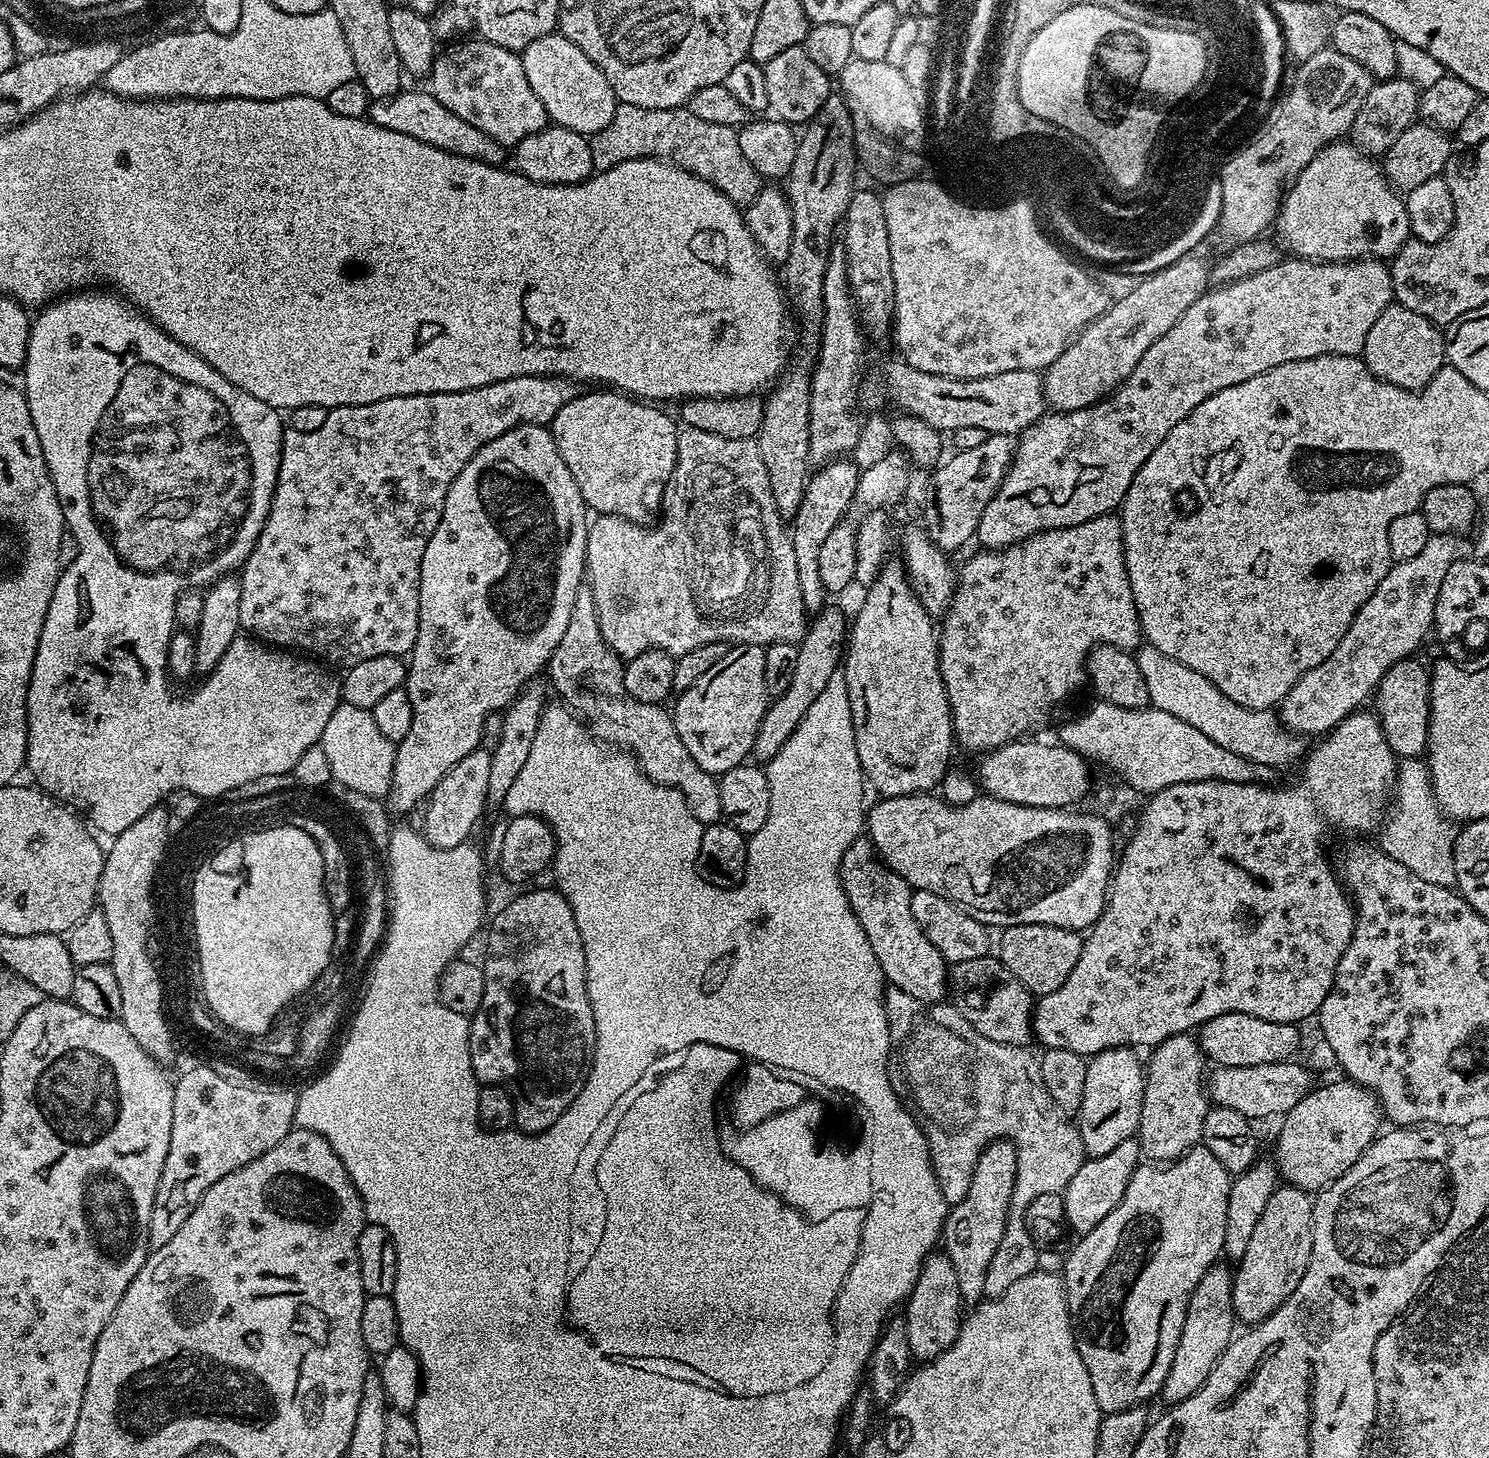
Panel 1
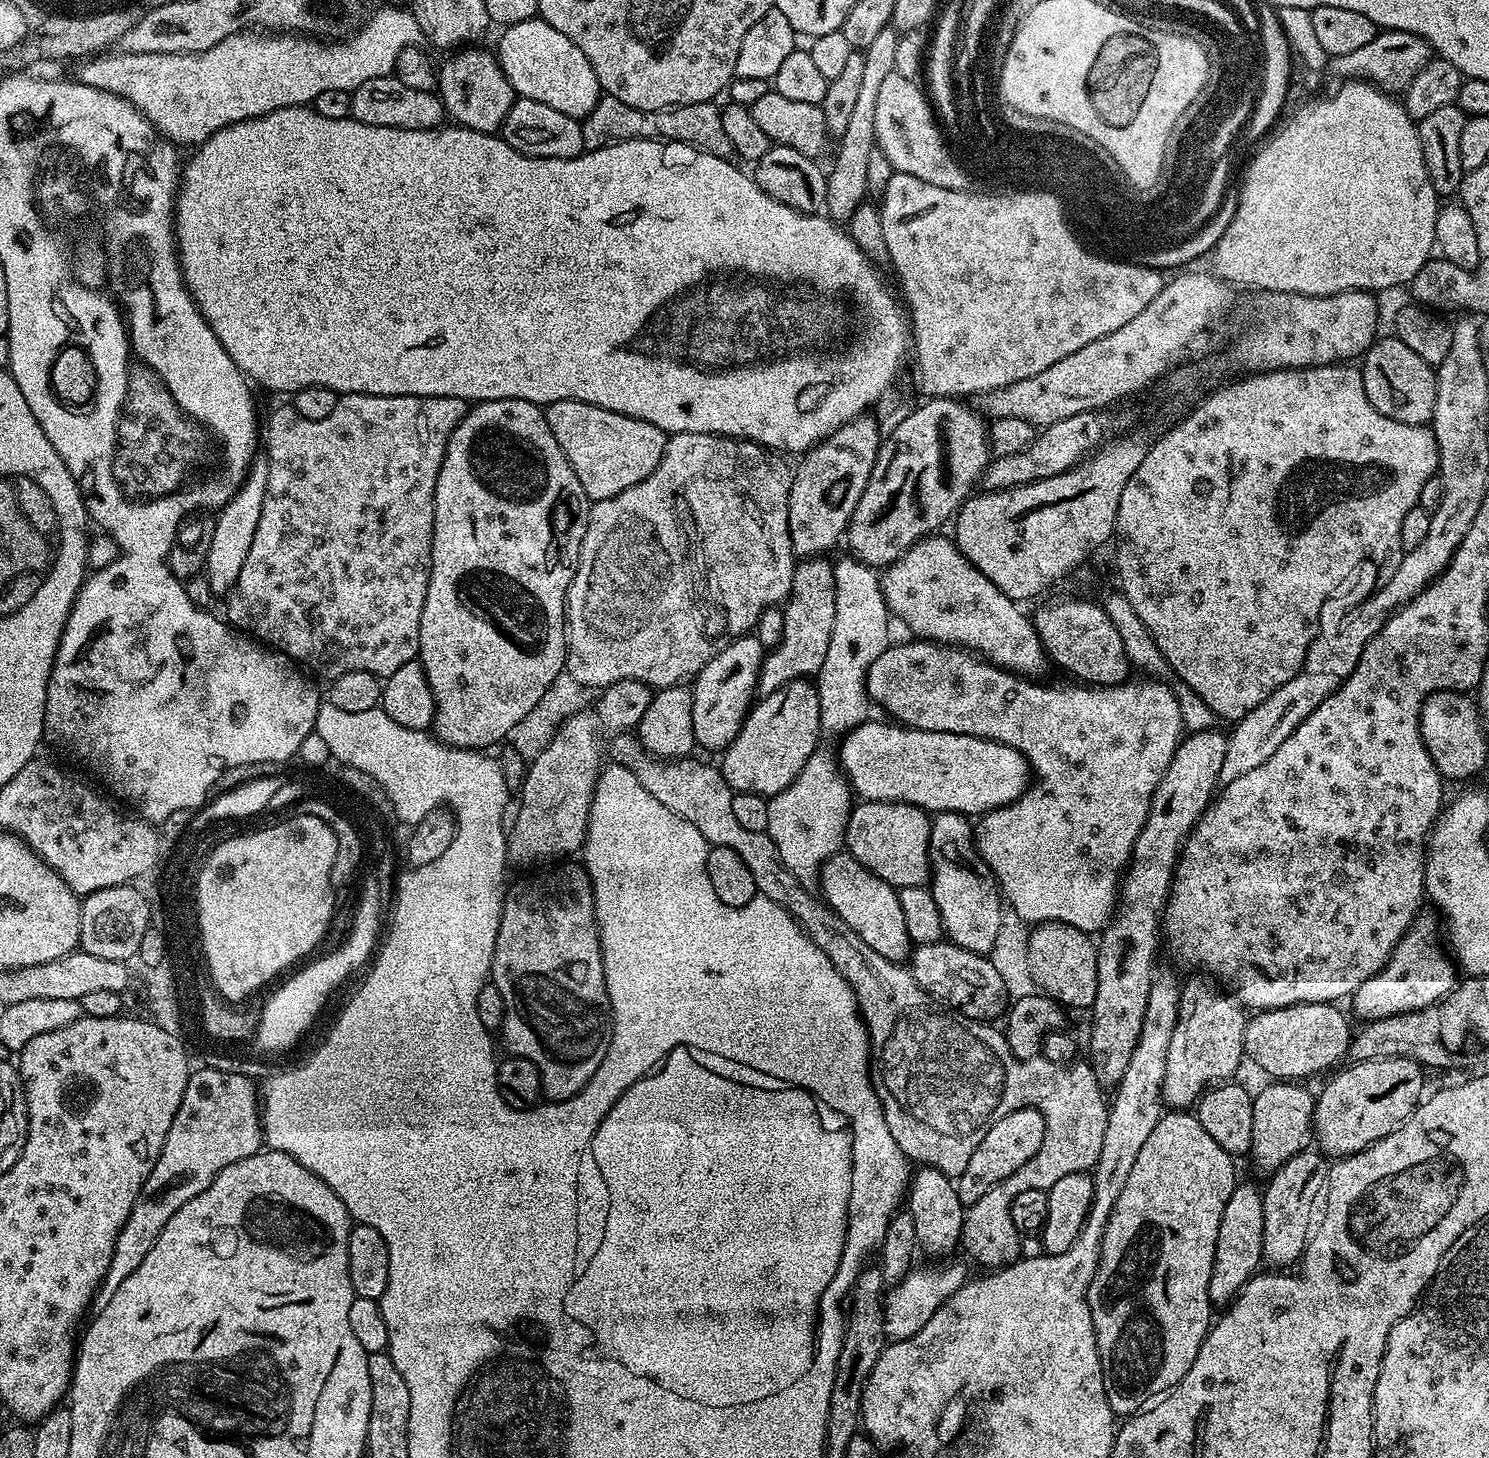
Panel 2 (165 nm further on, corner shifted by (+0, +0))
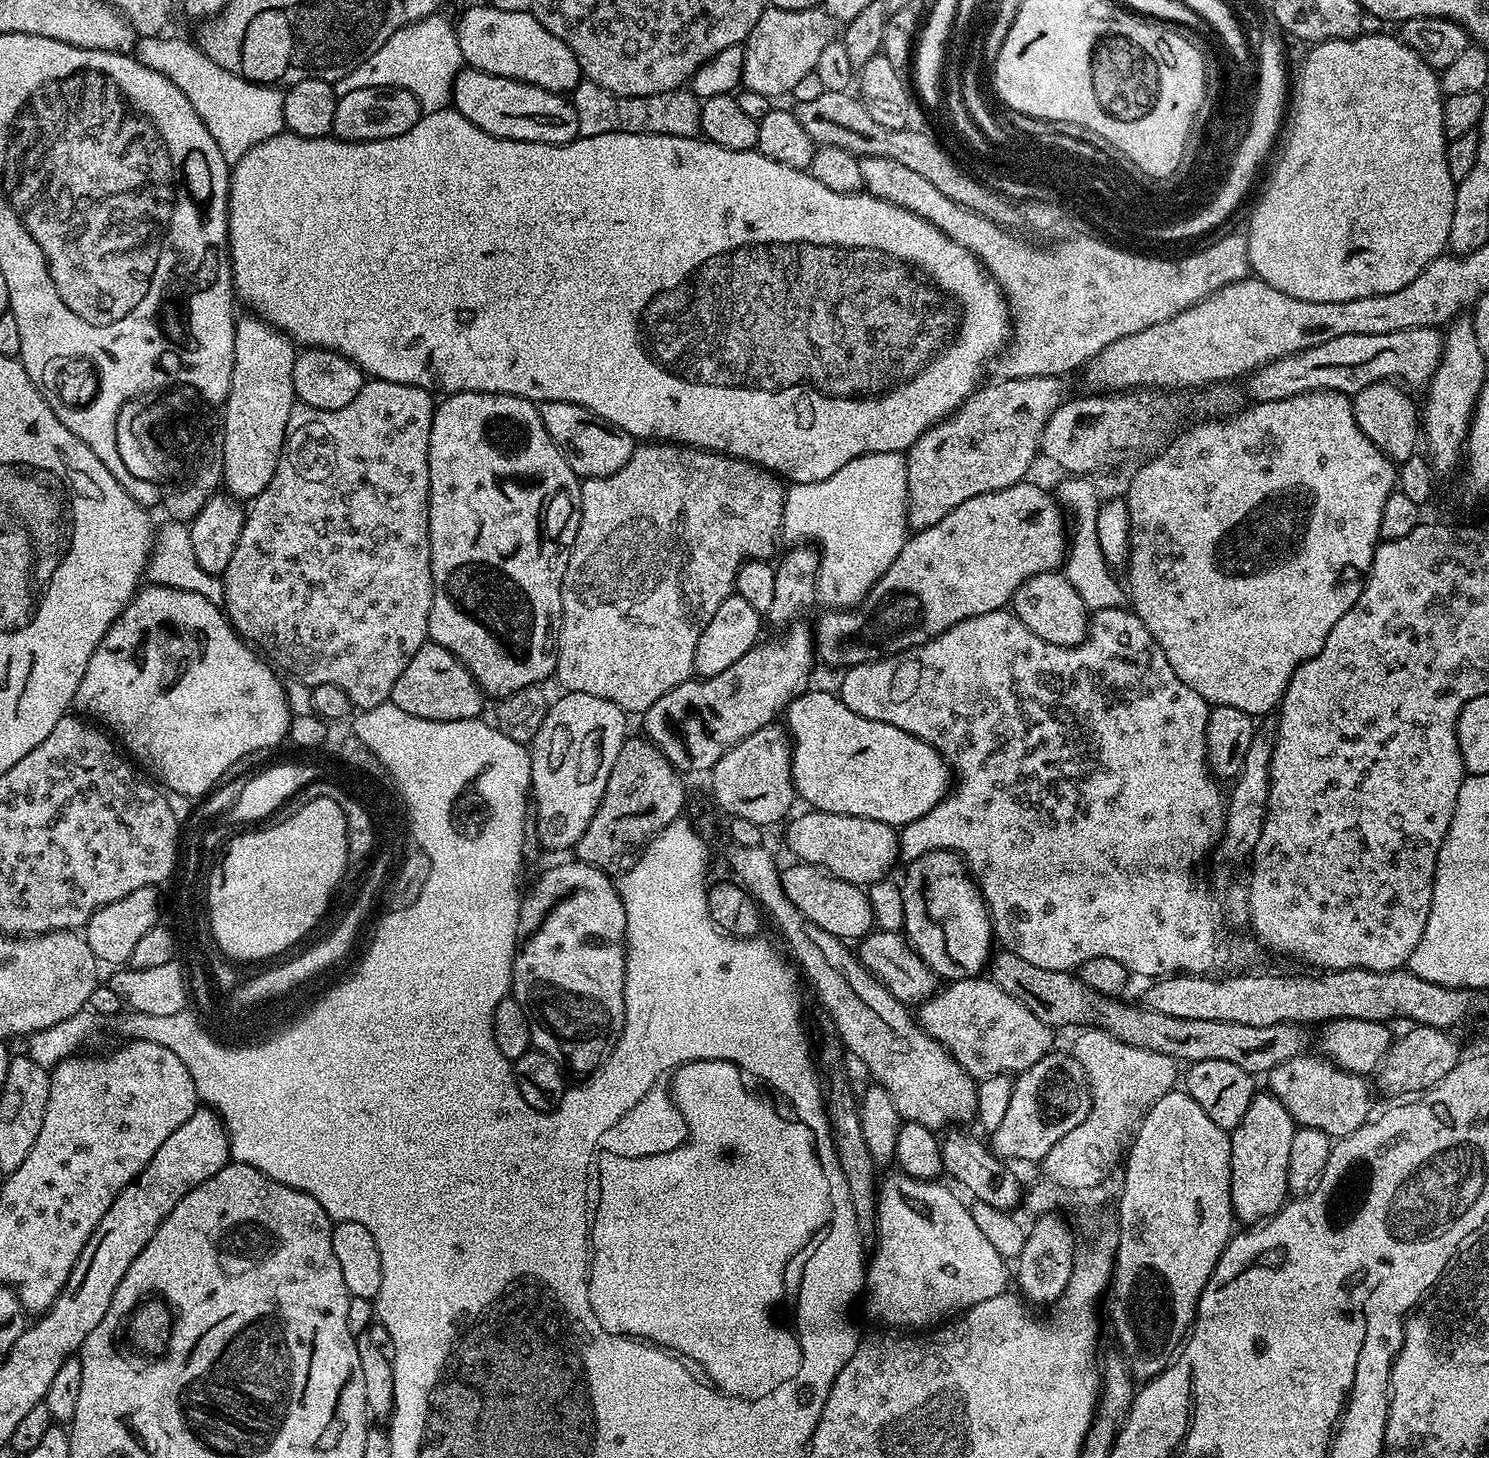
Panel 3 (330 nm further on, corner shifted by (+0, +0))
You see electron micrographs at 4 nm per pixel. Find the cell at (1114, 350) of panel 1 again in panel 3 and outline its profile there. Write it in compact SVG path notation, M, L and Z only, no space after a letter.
M1369 31L1367 34L1355 36L1352 40L1323 40L1321 44L1309 47L1308 57L1300 64L1300 73L1296 76L1296 89L1291 89L1290 103L1286 108L1286 119L1282 124L1282 140L1284 136L1284 145L1280 148L1280 157L1276 160L1276 165L1272 168L1272 177L1268 180L1268 185L1264 188L1264 193L1260 196L1260 201L1256 204L1256 209L1252 212L1252 217L1248 220L1248 229L1246 235L1248 238L1248 267L1259 279L1266 281L1274 290L1286 294L1290 298L1298 298L1302 302L1354 302L1354 298L1370 298L1371 296L1385 296L1394 294L1394 290L1402 290L1402 286L1410 286L1422 270L1448 248L1448 239L1450 238L1450 218L1454 218L1454 198L1456 197L1457 181L1450 178L1450 170L1446 166L1446 150L1448 145L1444 135L1444 91L1440 88L1440 77L1437 69L1430 67L1422 57L1410 46L1406 46L1399 35L1383 36L1380 32Z

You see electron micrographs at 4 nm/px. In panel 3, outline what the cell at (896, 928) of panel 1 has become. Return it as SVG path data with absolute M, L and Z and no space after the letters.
M792 862L788 869L785 867L780 873L780 881L784 884L790 902L794 902L794 906L798 906L798 910L810 918L810 922L814 922L814 926L822 926L826 934L834 934L845 942L859 942L873 931L868 894L861 885L831 876L813 864L799 862Z

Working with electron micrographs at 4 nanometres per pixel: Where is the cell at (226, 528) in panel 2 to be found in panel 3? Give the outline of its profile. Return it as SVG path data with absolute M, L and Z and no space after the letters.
M241 315L236 322L230 394L222 405L222 484L227 495L235 496L241 502L255 500L266 486L270 486L270 478L274 478L274 470L282 454L290 410L298 402L294 390L297 345L259 316L247 315Z

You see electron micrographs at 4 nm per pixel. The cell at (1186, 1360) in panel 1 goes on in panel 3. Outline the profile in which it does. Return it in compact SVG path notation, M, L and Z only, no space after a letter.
M1267 1090L1253 1096L1242 1122L1231 1129L1232 1173L1230 1198L1232 1215L1241 1225L1256 1226L1276 1215L1289 1199L1288 1171L1290 1146L1294 1143L1297 1124L1290 1118L1286 1106Z

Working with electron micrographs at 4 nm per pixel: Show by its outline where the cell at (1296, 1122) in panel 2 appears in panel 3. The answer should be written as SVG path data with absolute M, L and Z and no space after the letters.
M1308 1055L1295 1056L1270 1069L1266 1073L1267 1091L1277 1096L1282 1106L1286 1106L1290 1118L1301 1128L1322 1130L1333 1138L1354 1134L1354 1130L1369 1123L1373 1115L1372 1092L1364 1081L1367 1079L1340 1068L1323 1055Z

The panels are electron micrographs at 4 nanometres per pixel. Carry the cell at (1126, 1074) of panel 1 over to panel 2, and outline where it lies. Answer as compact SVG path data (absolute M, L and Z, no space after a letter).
M1216 728L1188 732L1181 739L1174 758L1170 758L1170 766L1166 766L1166 774L1162 774L1162 782L1158 782L1158 790L1154 790L1148 817L1132 847L1117 910L1099 935L1098 991L1091 1007L1095 1025L1088 1040L1088 1062L1103 1085L1118 1084L1134 1054L1154 979L1152 966L1164 905L1171 892L1179 853L1193 825L1217 795L1222 758L1226 758L1227 749L1228 736Z

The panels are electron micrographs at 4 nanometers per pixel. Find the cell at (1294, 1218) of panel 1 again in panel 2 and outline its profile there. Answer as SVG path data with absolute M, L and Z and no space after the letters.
M1305 1150L1294 1154L1294 1158L1287 1160L1267 1177L1268 1185L1262 1188L1262 1260L1265 1265L1284 1270L1289 1267L1287 1264L1295 1260L1297 1263L1303 1257L1314 1228L1312 1203L1327 1183L1329 1167L1329 1161L1319 1151Z

